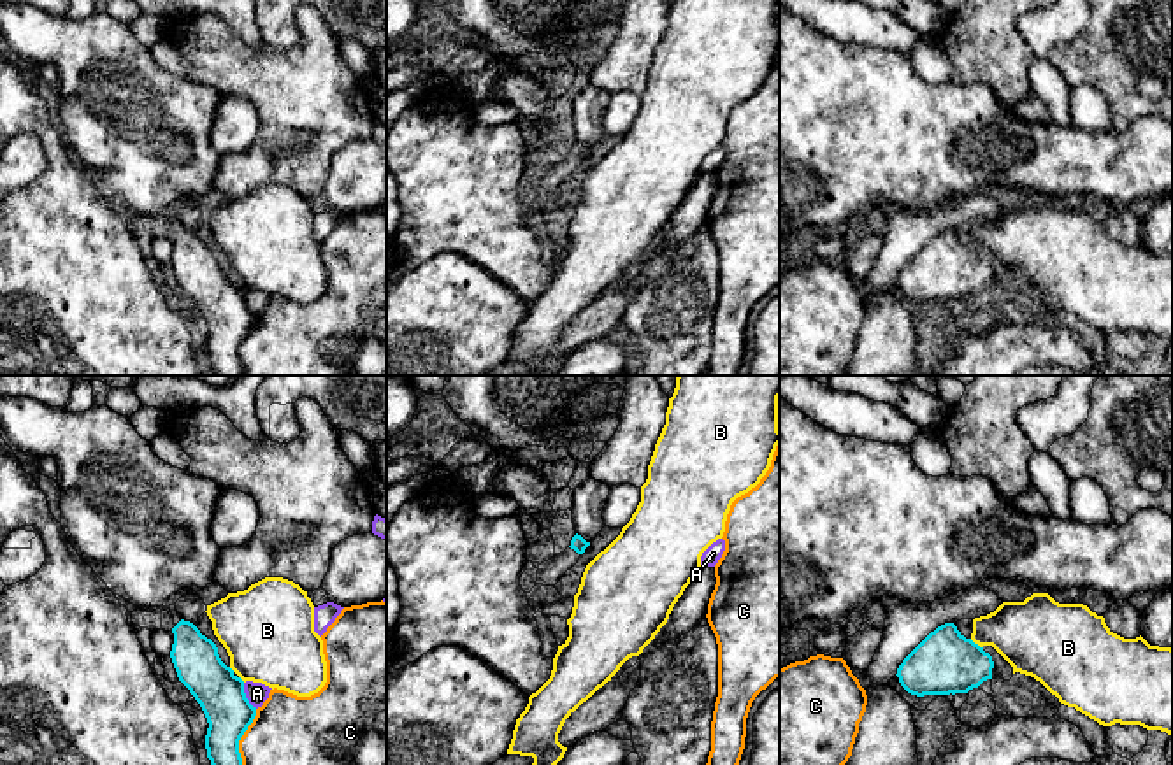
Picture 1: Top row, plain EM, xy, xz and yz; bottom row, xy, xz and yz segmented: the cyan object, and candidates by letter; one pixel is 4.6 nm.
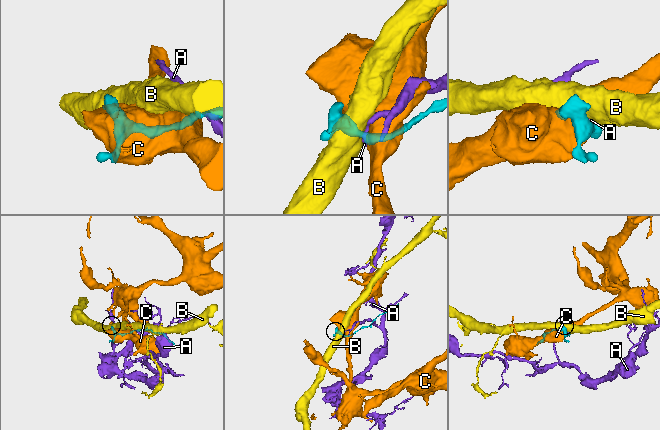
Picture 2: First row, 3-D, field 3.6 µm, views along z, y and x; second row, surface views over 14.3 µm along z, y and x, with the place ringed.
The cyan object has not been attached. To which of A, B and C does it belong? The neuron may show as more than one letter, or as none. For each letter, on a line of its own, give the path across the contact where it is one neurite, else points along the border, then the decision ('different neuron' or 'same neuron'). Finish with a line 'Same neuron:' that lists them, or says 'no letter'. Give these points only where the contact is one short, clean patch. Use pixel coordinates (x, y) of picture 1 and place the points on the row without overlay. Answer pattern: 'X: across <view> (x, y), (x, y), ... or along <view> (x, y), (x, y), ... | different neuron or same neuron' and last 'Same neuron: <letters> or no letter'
A: different neuron
B: along yz (970, 246), (982, 255) | different neuron
C: different neuron
Same neuron: no letter

